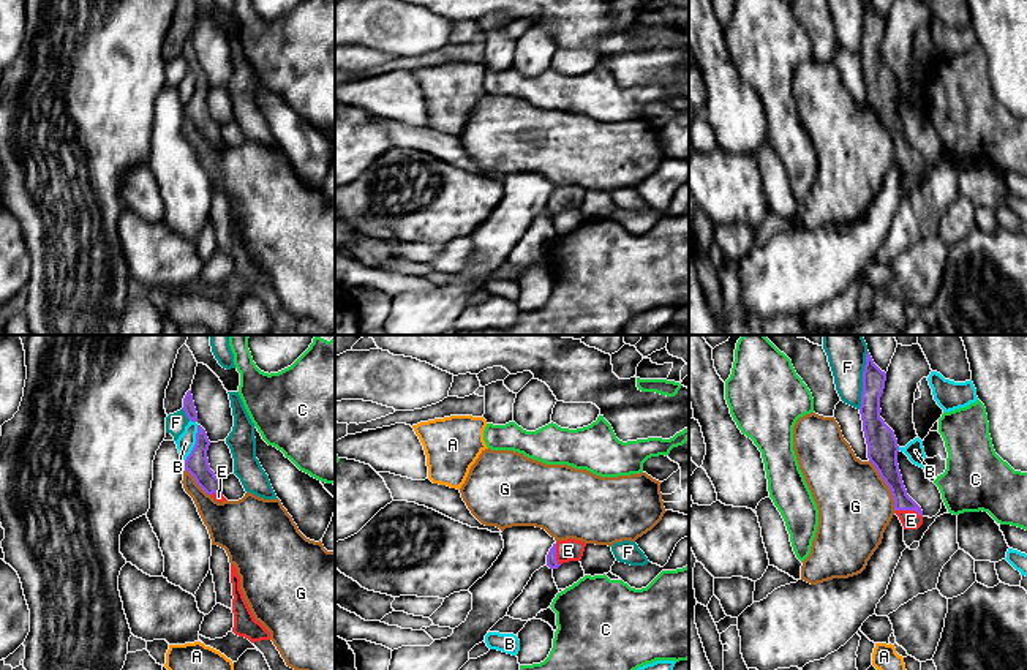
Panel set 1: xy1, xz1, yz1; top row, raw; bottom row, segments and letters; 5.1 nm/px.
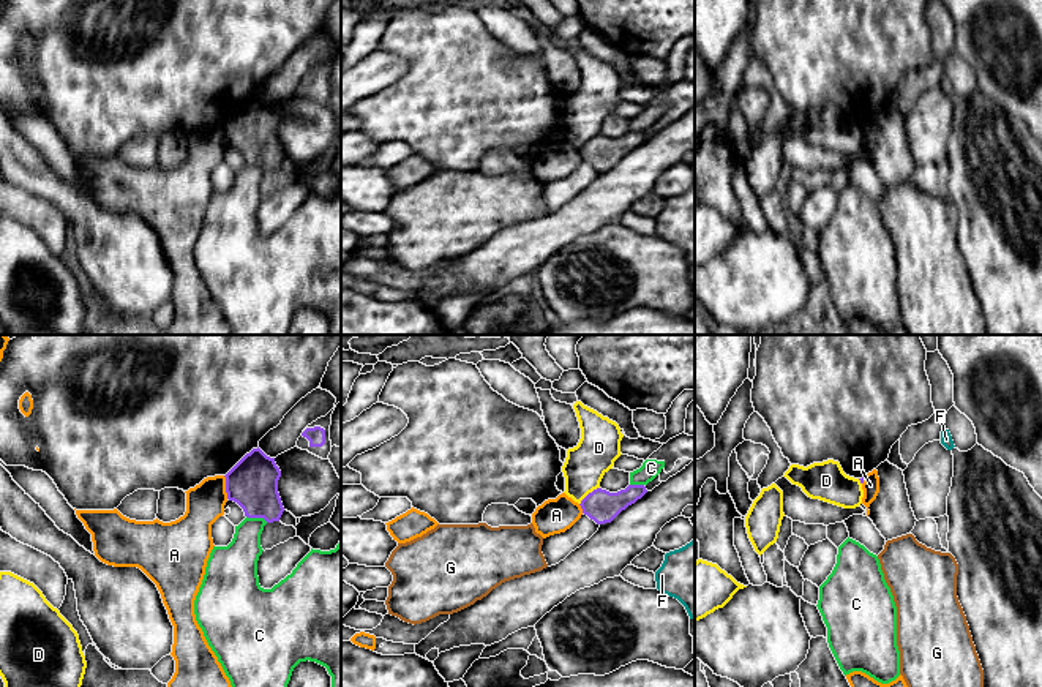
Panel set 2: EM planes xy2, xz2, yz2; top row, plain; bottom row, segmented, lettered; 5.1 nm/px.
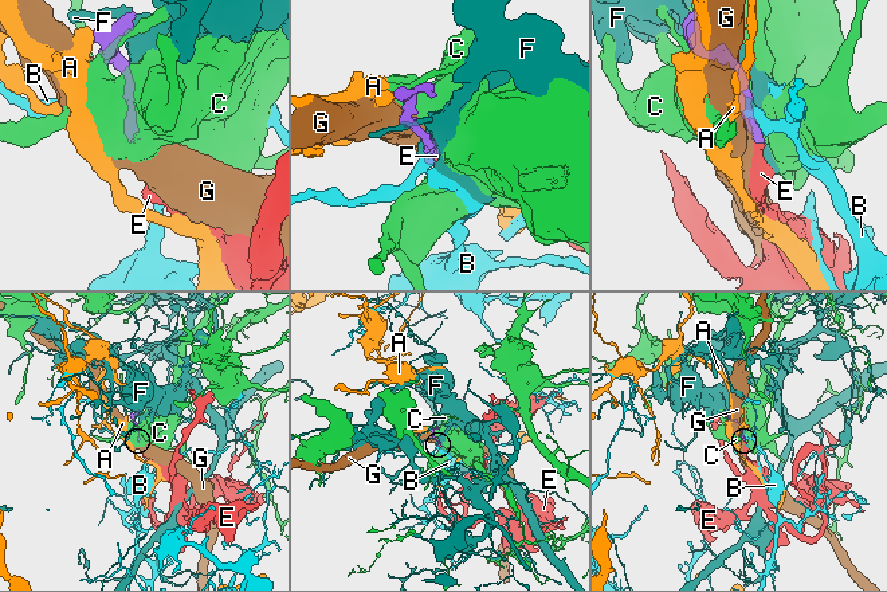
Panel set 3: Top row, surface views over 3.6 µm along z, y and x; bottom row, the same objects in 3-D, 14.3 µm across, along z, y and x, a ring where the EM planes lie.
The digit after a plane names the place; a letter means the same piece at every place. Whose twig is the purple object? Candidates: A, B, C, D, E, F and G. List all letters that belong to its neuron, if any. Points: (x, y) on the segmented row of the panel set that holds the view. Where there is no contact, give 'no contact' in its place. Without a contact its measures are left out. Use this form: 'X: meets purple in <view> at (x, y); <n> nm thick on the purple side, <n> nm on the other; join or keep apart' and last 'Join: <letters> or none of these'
A: meets purple in xy2 at (226, 487); 260 nm thick on the purple side, 190 nm on the other; keep apart
B: meets purple in xy1 at (196, 443); 120 nm thick on the purple side, 90 nm on the other; keep apart
C: meets purple in xy2 at (258, 517); 260 nm thick on the purple side, 200 nm on the other; keep apart
D: meets purple in xz2 at (588, 495); 160 nm thick on the purple side, 220 nm on the other; keep apart
E: meets purple in yz1 at (909, 509); 110 nm thick on the purple side, 100 nm on the other; join
F: meets purple in yz1 at (863, 380); 120 nm thick on the purple side, 200 nm on the other; keep apart
G: meets purple in yz1 at (887, 484); 160 nm thick on the purple side, 380 nm on the other; keep apart
Join: E

